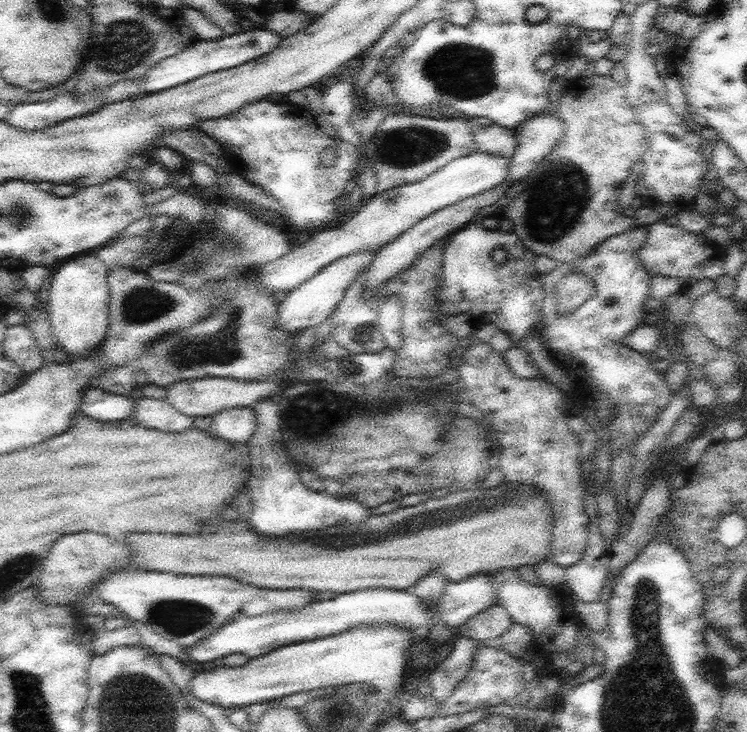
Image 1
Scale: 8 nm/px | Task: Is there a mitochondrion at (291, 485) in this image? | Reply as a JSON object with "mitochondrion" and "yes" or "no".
{"mitochondrion":"no"}

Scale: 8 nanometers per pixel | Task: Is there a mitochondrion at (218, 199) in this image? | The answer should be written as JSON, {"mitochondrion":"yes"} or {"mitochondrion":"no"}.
{"mitochondrion":"no"}

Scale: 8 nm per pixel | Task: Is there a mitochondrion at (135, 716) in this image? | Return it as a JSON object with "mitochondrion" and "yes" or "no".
{"mitochondrion":"yes"}

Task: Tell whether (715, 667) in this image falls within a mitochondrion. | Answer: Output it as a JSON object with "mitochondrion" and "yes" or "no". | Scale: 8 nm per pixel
{"mitochondrion":"no"}

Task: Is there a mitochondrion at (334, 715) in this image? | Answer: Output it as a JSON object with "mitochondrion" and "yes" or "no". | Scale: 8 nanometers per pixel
{"mitochondrion":"yes"}

